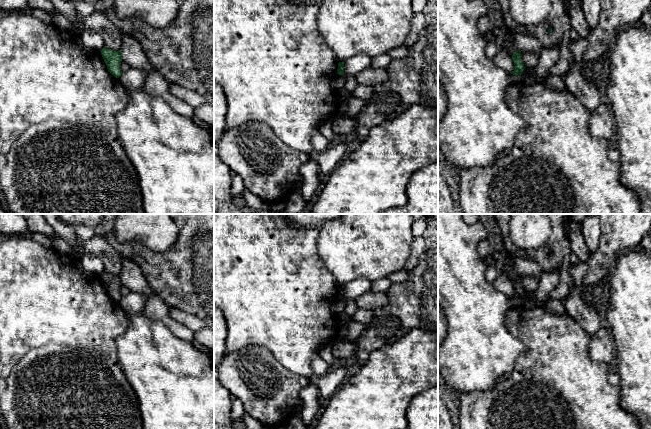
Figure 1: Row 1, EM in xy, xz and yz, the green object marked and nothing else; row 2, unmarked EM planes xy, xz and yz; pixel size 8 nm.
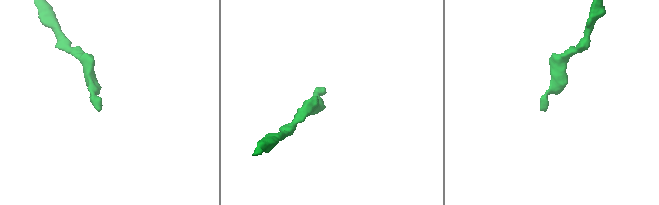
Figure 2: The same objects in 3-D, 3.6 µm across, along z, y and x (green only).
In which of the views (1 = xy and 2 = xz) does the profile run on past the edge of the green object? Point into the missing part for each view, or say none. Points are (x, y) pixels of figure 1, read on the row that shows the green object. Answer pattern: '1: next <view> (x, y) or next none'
1: next none
2: next none

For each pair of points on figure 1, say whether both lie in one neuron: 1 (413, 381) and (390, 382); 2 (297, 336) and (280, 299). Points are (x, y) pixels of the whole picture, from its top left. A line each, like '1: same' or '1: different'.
1: same
2: same

